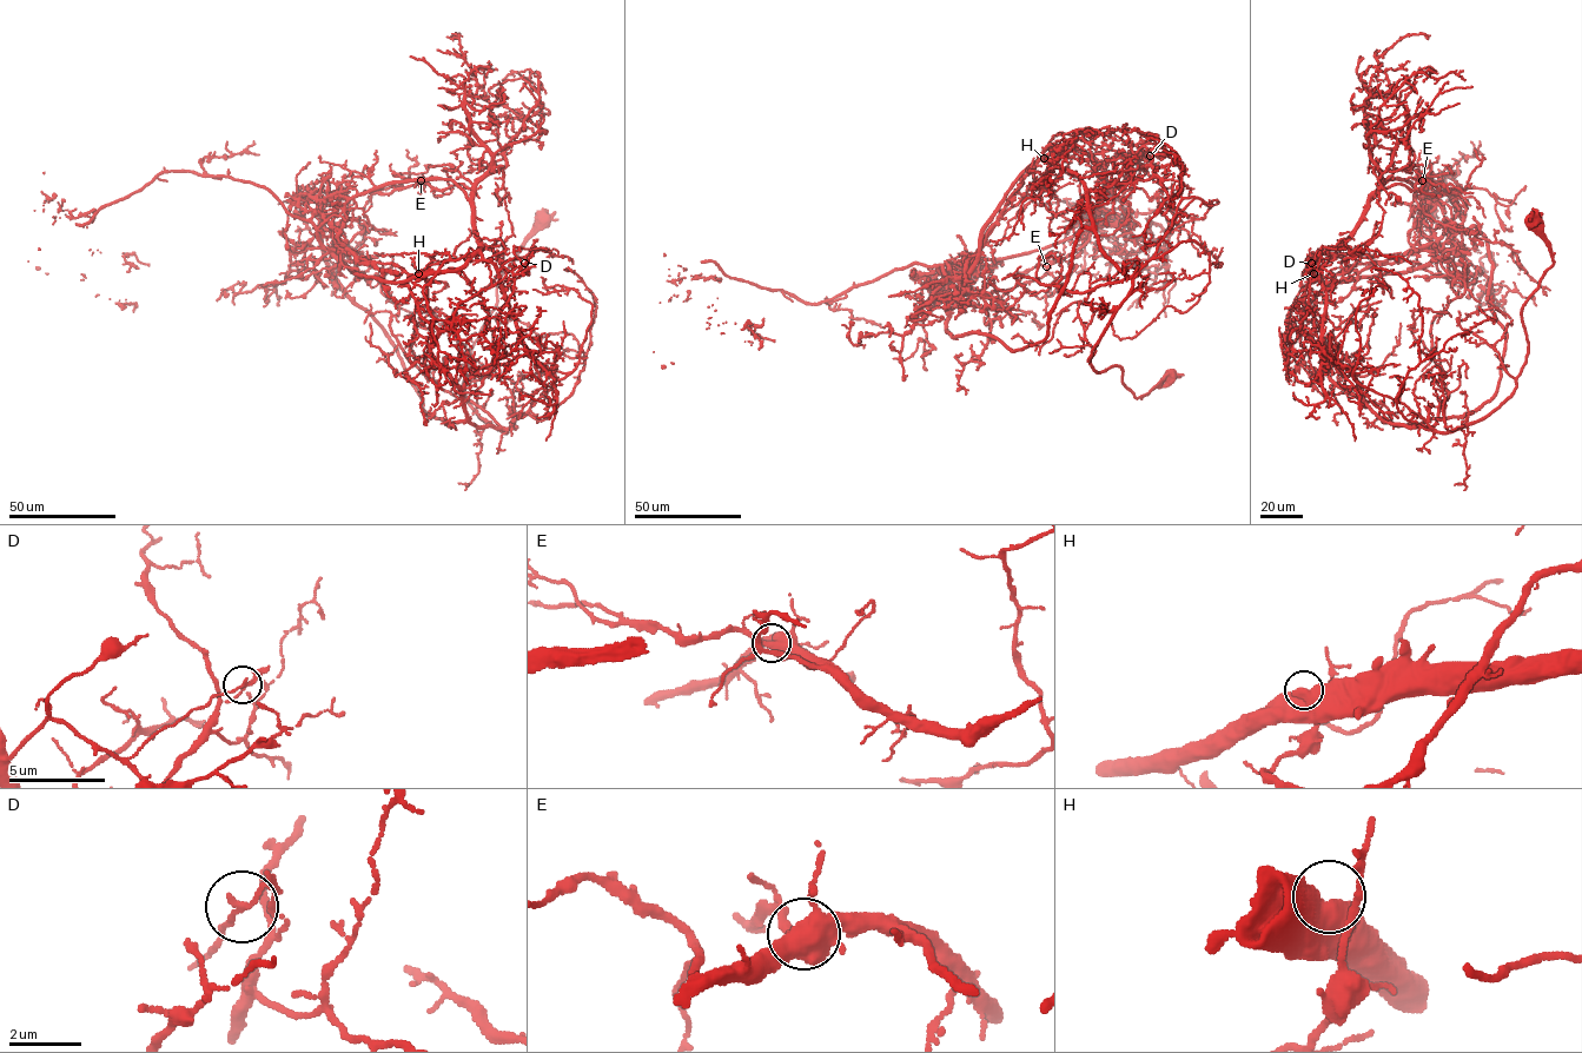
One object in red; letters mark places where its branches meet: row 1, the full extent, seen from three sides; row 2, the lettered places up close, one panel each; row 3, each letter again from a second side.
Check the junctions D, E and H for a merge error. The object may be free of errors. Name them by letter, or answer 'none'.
D

